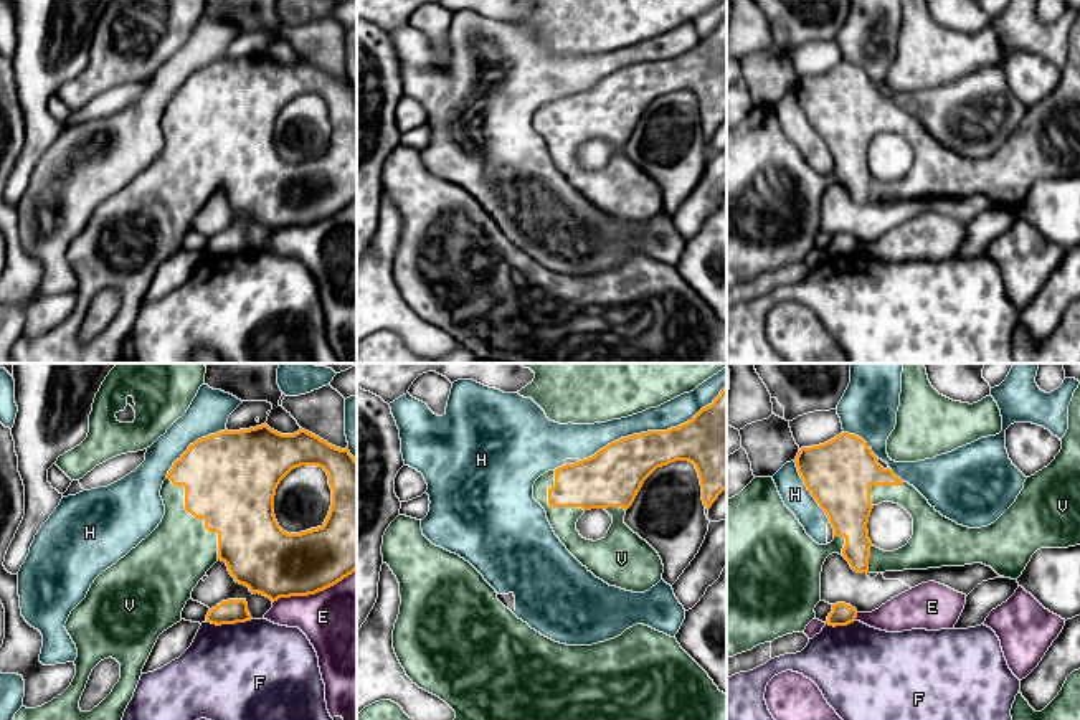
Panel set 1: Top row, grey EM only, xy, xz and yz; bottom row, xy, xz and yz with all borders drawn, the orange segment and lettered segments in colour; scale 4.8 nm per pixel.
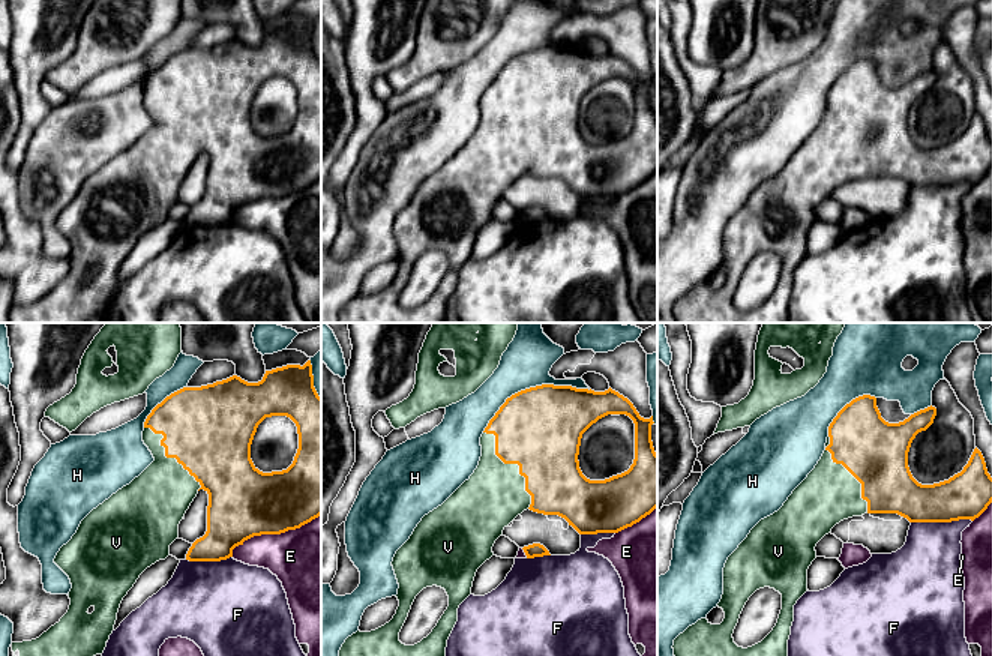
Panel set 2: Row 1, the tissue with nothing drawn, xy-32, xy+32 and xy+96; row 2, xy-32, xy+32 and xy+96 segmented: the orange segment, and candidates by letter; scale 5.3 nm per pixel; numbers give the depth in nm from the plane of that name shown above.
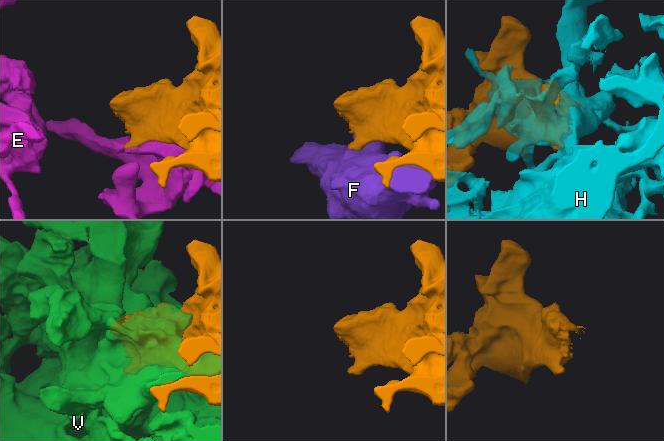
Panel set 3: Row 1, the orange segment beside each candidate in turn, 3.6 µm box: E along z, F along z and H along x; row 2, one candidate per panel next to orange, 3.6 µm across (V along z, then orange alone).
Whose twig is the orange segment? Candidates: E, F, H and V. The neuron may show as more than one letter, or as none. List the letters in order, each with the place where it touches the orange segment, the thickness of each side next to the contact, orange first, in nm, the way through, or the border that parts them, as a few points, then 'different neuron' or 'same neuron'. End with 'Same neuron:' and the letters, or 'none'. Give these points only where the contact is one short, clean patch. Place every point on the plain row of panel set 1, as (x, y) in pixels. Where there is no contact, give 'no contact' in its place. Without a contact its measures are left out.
E: contact xy (314, 223); calibres 320 and 440 nm; different neuron
F: contact xy (228, 253); calibres 120 and 500 nm; different neuron
H: contact xz (654, 61); calibres 260 and 130 nm; different neuron
V: contact xy (197, 147); calibres 460 and 320 nm; same neuron
Same neuron: V

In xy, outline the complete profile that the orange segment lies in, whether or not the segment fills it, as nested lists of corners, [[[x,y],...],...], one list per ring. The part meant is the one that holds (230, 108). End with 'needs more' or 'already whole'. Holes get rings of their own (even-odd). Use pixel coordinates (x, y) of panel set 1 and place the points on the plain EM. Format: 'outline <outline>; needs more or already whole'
outline [[[261,54],[239,61],[225,59],[201,68],[173,92],[162,114],[160,127],[165,145],[159,157],[94,210],[86,228],[71,241],[64,254],[78,279],[76,306],[71,315],[41,337],[21,337],[13,347],[15,363],[117,363],[159,266],[182,251],[182,241],[192,230],[193,218],[218,190],[226,193],[236,213],[272,233],[279,228],[315,225],[357,200],[357,89],[350,84],[348,76],[335,78],[302,58],[294,64],[281,64],[268,54]],[[301,96],[319,96],[327,102],[332,135],[322,157],[287,163],[276,150],[274,126],[281,111]],[[109,287],[121,294],[121,309],[97,337],[83,342],[79,330],[89,306],[101,291]]]; needs more

